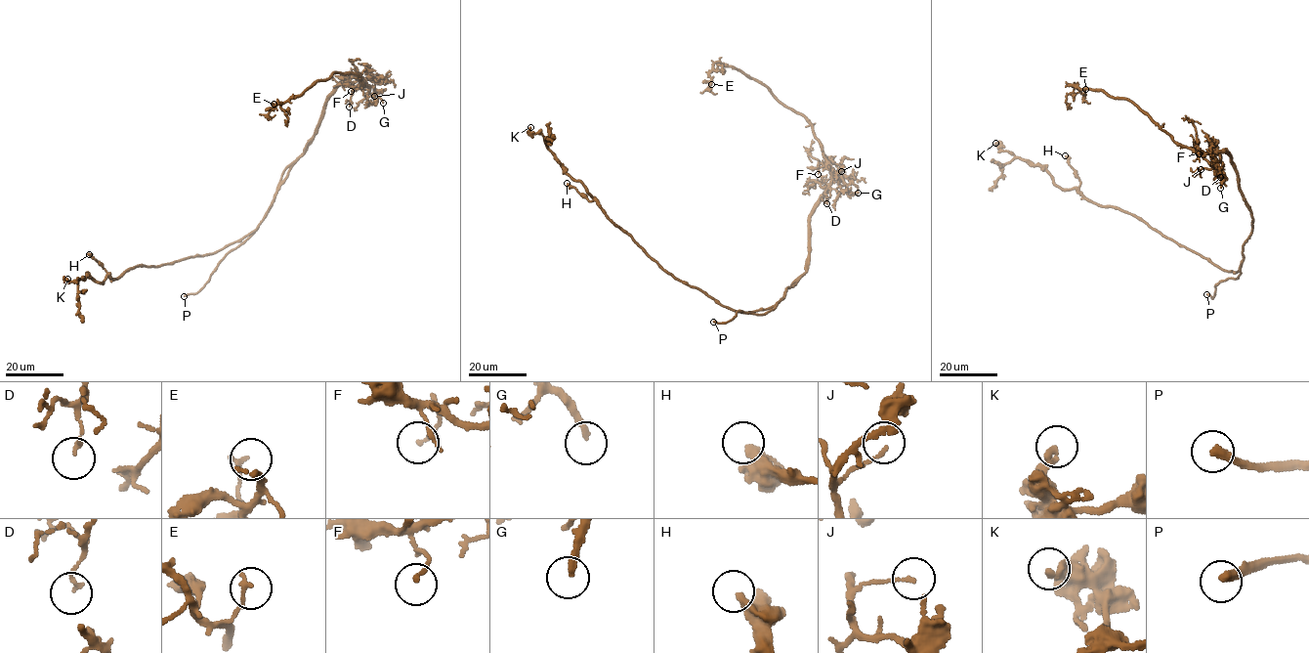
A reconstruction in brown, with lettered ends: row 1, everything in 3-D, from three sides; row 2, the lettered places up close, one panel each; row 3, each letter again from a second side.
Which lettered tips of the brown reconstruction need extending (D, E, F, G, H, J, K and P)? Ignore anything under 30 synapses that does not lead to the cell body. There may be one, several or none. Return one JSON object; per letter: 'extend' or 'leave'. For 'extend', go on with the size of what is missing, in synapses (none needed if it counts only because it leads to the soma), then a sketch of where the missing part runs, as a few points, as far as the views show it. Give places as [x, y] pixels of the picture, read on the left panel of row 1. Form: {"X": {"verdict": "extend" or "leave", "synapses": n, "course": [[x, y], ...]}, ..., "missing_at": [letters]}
{"D": {"verdict": "leave"}, "E": {"verdict": "leave"}, "F": {"verdict": "leave"}, "G": {"verdict": "leave"}, "H": {"verdict": "leave"}, "J": {"verdict": "leave"}, "K": {"verdict": "leave"}, "P": {"verdict": "extend", "course": [[184, 296], [172, 296], [152, 314], [154, 322], [159, 325], [161, 322]]}, "missing_at": ["P"]}

